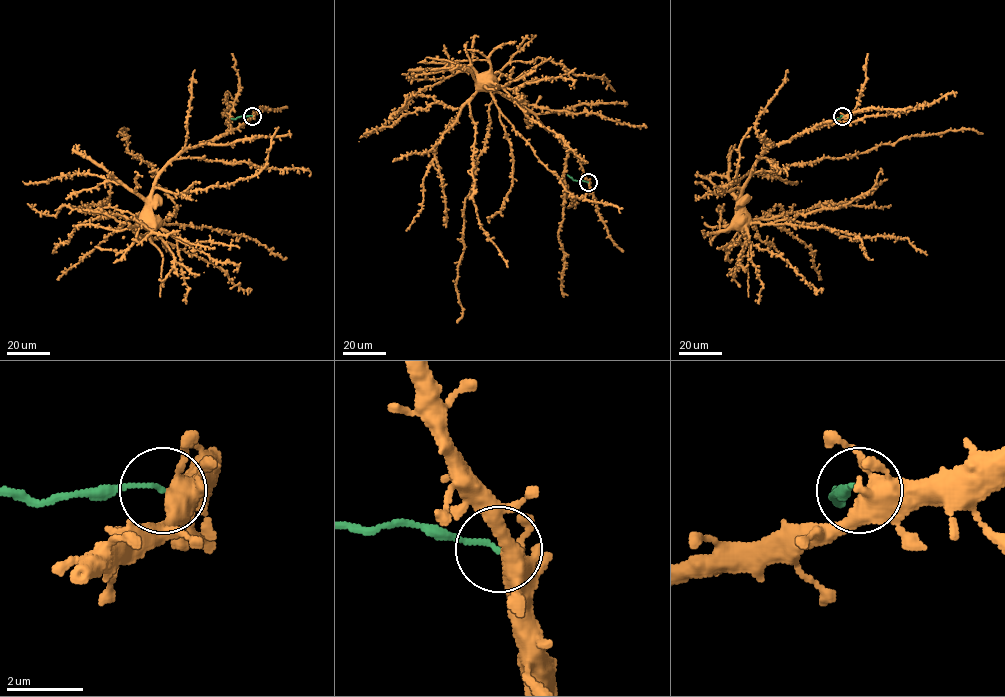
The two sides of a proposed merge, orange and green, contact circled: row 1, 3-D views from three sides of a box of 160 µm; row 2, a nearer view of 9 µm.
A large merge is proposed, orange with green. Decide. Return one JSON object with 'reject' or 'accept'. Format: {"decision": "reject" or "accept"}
{"decision": "reject"}

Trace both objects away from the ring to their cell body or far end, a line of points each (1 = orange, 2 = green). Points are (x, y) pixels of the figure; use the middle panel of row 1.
1: (588, 182), (580, 160), (532, 113), (496, 90), (488, 82), (487, 76), (493, 75), (488, 77)
2: (588, 182), (574, 180), (567, 175)

